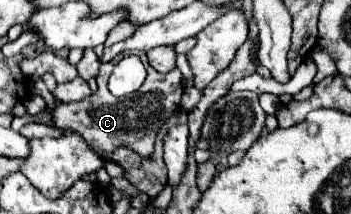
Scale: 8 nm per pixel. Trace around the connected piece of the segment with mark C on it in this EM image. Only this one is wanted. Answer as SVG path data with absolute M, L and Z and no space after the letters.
M137 51L133 53L137 57L141 57L141 61L145 63L147 69L147 79L143 83L143 87L125 97L123 101L113 97L107 89L107 79L111 75L111 69L115 63L119 63L121 55L117 55L113 61L101 65L101 73L97 75L97 93L93 93L89 99L85 101L75 101L75 103L59 103L53 111L51 111L51 125L57 129L65 129L65 131L77 131L81 133L81 137L85 137L85 141L91 147L97 147L105 153L113 153L113 149L125 145L127 149L133 149L135 153L139 153L141 157L151 157L153 155L153 143L155 143L155 135L159 131L159 127L177 111L181 95L183 95L183 75L179 73L179 69L173 69L169 73L159 73L155 71L149 63L145 53Z

